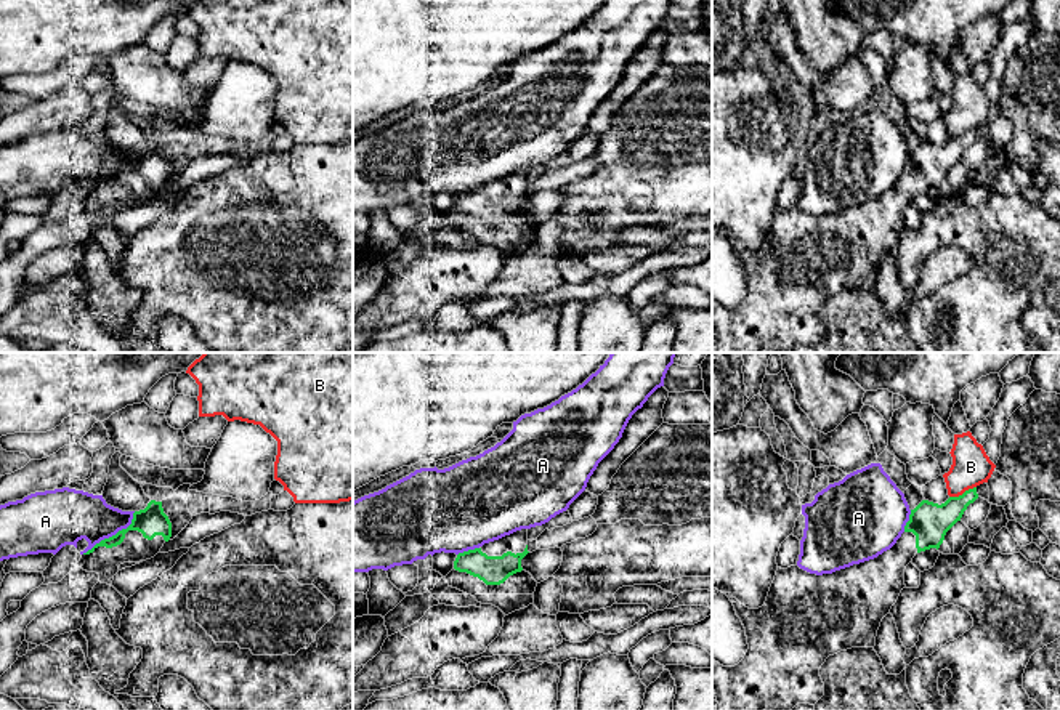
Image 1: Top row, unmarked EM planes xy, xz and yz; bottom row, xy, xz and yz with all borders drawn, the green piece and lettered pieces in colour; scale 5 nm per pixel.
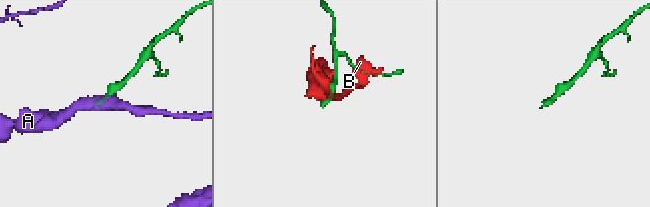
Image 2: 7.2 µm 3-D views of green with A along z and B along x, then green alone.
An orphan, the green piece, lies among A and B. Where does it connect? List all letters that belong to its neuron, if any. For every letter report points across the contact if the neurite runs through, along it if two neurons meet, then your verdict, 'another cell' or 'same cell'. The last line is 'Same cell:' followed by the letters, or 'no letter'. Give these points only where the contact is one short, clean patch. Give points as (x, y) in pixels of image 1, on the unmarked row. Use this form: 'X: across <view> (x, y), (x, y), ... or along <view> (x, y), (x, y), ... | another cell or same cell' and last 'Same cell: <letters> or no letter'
A: along xy (135, 153), (125, 169), (101, 180), (82, 194) | another cell
B: another cell
Same cell: no letter

